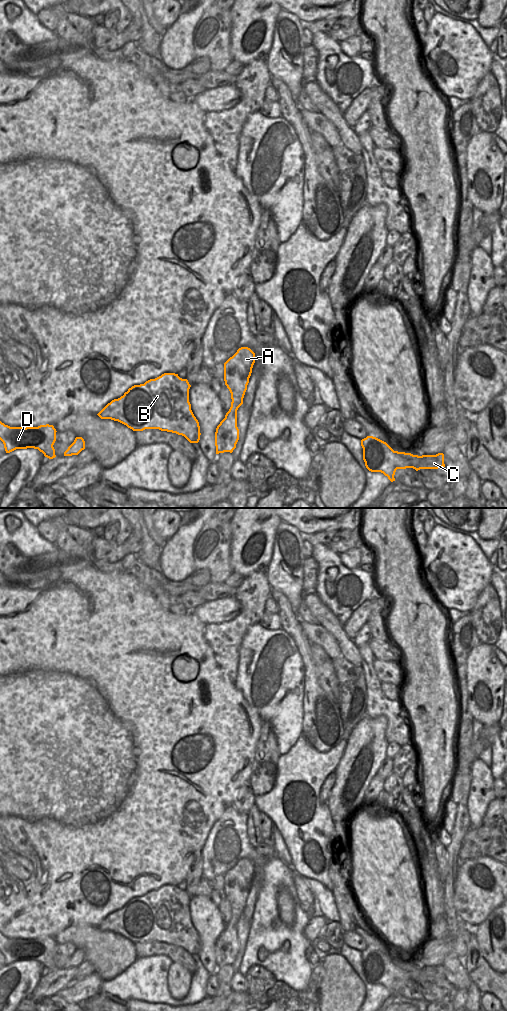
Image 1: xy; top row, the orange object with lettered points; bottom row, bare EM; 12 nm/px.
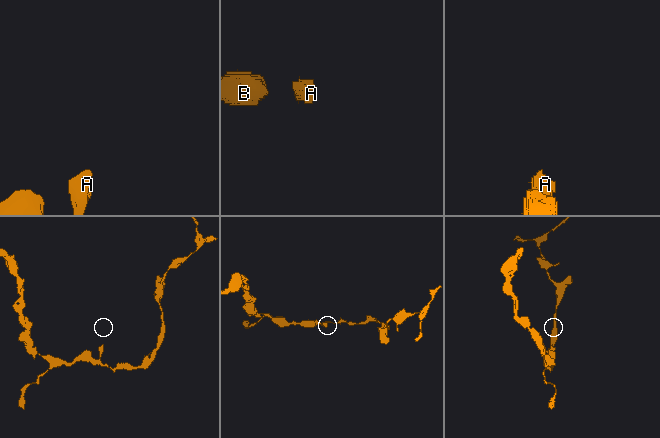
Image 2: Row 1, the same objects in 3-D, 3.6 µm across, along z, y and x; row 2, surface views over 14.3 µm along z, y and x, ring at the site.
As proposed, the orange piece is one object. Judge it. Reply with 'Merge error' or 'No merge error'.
No merge error

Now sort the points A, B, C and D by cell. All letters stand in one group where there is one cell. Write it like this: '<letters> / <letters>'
A B C D

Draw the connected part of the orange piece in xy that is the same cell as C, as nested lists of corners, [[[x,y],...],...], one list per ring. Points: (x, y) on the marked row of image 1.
[[[373,436],[362,439],[361,446],[366,468],[371,472],[383,473],[391,482],[395,481],[394,475],[397,469],[413,468],[418,471],[445,467],[443,453],[418,456],[398,452],[386,442]]]

